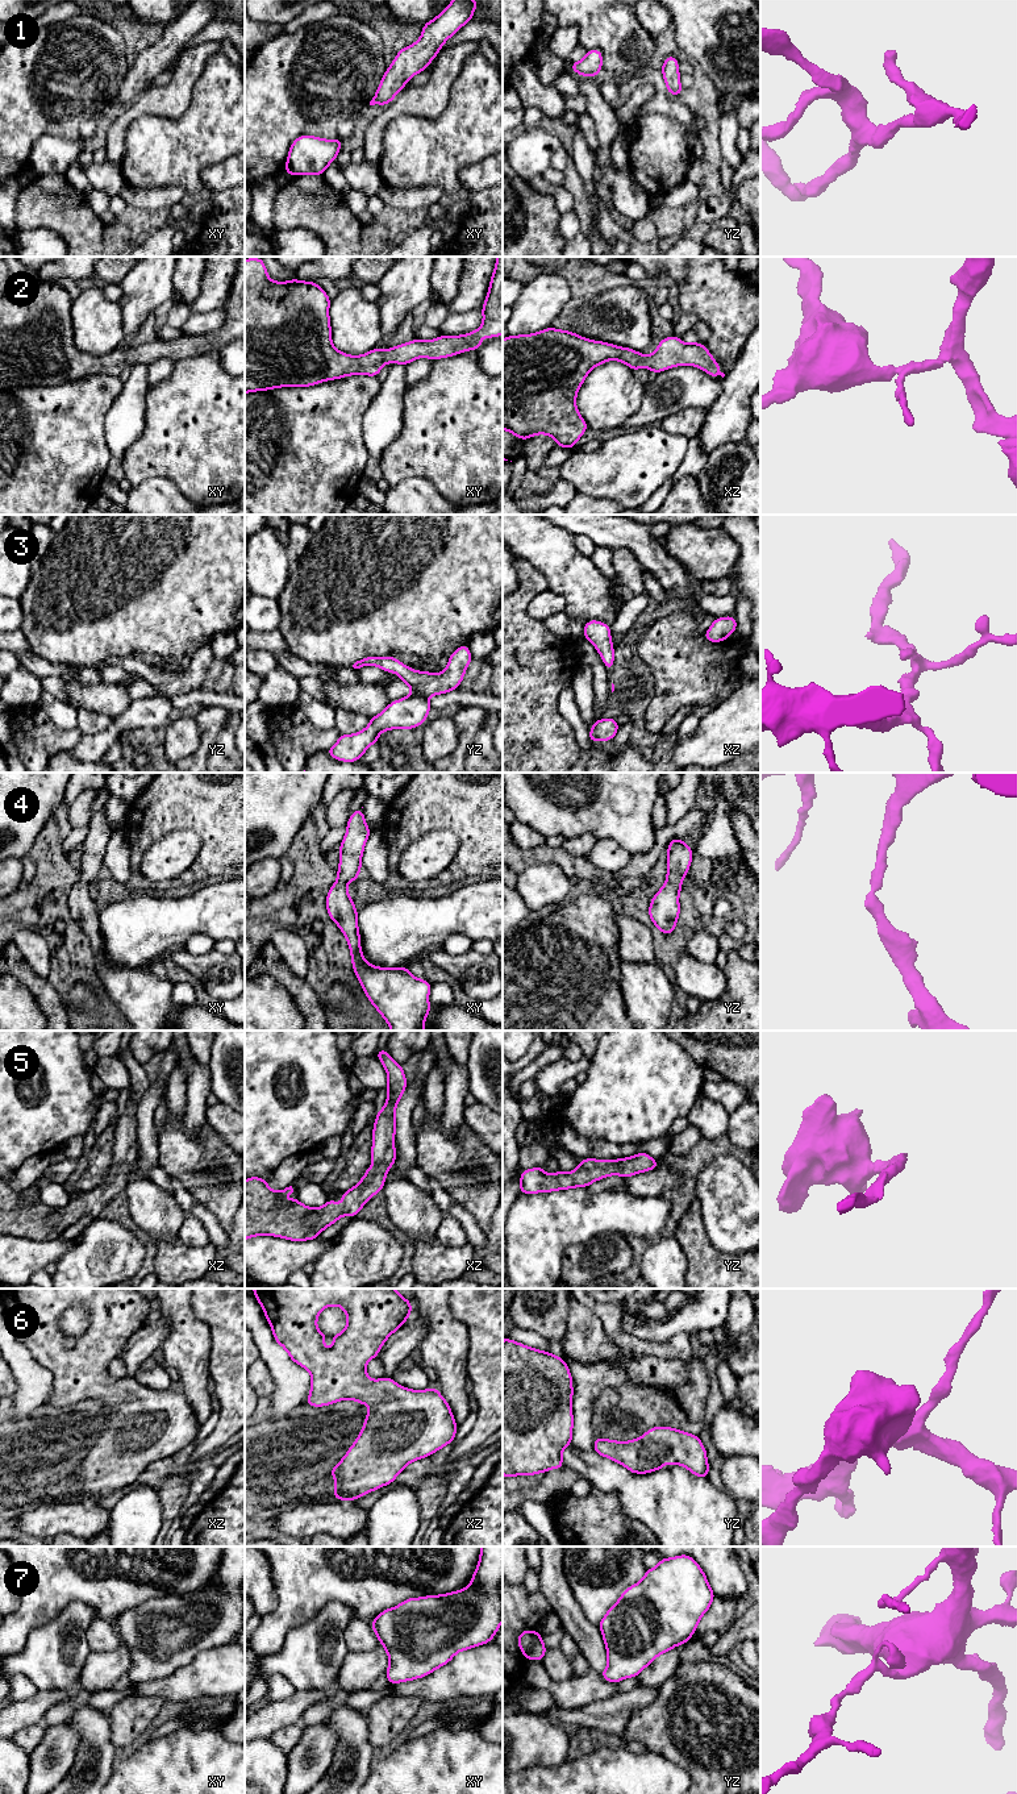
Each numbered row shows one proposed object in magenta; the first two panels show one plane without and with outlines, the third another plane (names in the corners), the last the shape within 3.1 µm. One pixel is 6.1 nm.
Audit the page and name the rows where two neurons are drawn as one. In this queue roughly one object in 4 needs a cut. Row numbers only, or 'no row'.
no row

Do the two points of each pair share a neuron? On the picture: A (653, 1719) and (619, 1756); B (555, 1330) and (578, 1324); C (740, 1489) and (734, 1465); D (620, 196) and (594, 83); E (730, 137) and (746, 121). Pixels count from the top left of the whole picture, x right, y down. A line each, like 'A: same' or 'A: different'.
A: different
B: different
C: same
D: same
E: different

